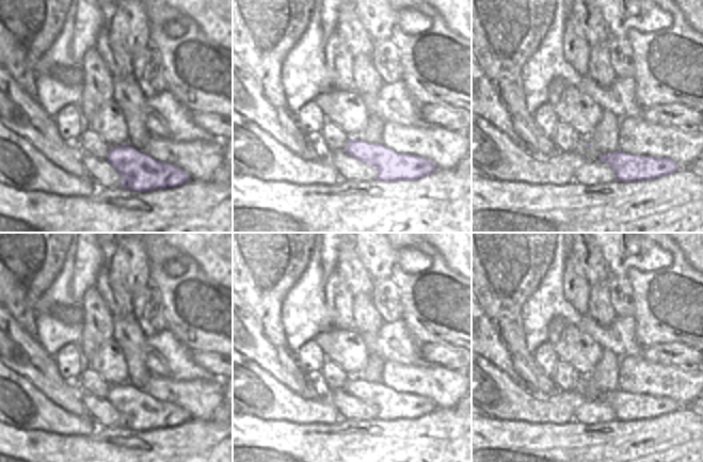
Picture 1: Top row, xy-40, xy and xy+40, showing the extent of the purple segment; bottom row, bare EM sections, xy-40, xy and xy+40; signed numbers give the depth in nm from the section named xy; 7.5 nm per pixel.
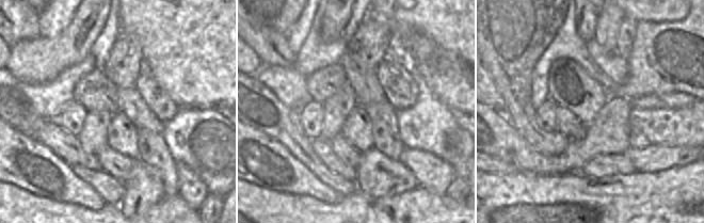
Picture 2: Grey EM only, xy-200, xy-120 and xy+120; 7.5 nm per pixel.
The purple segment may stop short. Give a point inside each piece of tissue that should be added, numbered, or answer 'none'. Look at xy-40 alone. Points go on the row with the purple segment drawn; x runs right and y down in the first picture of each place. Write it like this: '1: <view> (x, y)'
none

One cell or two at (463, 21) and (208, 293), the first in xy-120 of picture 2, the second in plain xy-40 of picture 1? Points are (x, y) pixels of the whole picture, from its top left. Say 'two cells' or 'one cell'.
two cells

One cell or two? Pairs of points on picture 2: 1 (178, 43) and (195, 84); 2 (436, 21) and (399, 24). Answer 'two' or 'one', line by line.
1: one
2: one

